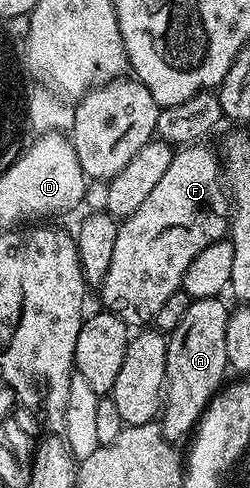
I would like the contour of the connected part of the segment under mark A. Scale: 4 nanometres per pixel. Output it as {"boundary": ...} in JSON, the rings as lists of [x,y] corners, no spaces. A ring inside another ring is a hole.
{"boundary":[[[221,296],[191,300],[188,311],[184,311],[184,319],[180,319],[180,323],[176,323],[176,327],[168,335],[166,384],[164,386],[164,404],[160,409],[160,424],[163,435],[175,443],[181,442],[181,437],[189,438],[193,434],[199,419],[202,418],[203,411],[206,410],[206,404],[218,394],[219,389],[227,380],[226,328],[232,309],[231,306],[226,306],[222,300]]]}

